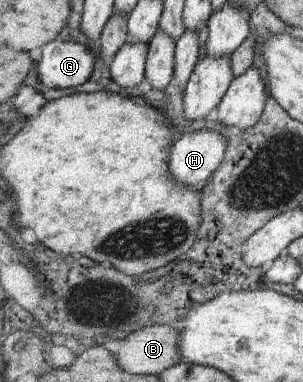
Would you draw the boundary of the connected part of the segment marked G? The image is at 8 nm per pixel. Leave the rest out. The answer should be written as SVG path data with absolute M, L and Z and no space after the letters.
M57 38L42 48L37 78L47 88L77 88L92 80L98 61L94 46Z

